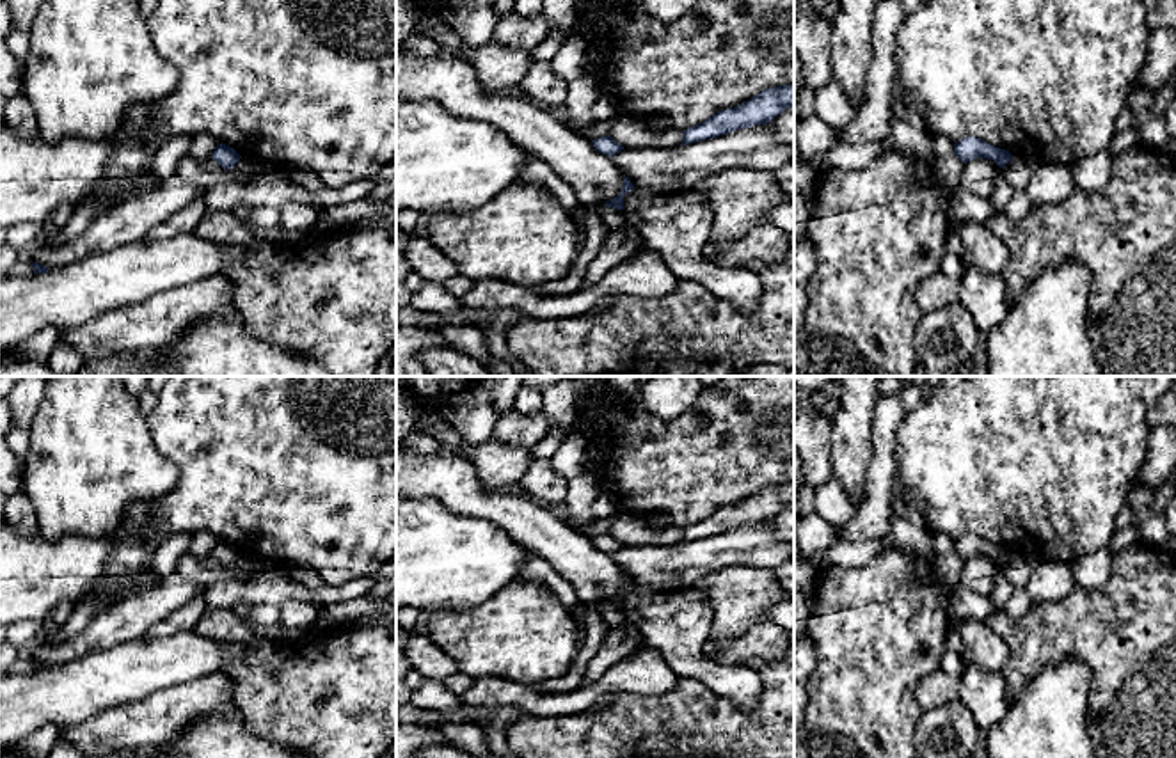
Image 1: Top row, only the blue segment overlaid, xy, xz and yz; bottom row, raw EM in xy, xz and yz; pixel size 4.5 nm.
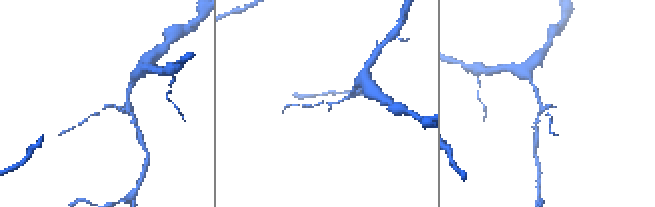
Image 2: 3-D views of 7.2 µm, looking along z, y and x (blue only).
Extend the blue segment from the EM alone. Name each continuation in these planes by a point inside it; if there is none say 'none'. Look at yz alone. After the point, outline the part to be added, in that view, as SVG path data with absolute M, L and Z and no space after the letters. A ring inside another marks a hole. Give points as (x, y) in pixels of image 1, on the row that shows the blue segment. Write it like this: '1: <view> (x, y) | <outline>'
none

